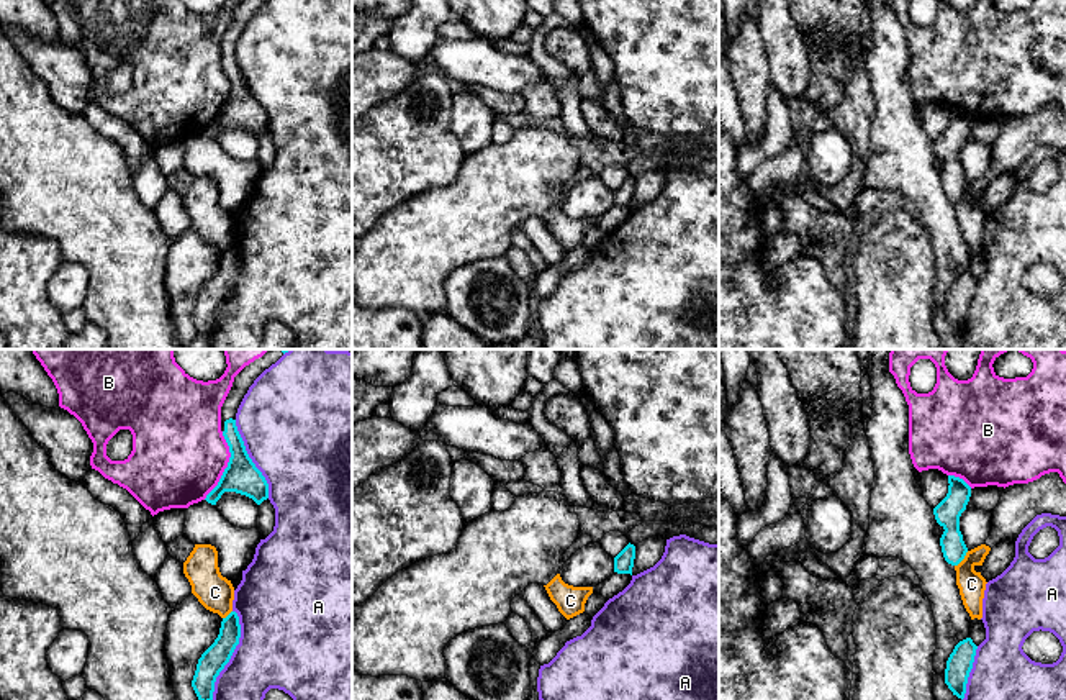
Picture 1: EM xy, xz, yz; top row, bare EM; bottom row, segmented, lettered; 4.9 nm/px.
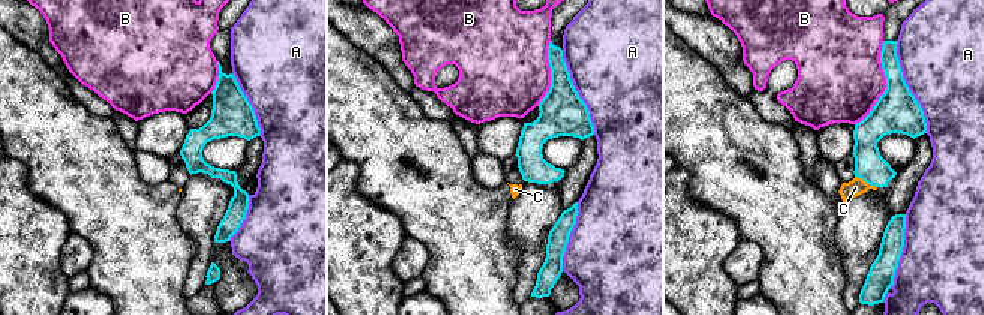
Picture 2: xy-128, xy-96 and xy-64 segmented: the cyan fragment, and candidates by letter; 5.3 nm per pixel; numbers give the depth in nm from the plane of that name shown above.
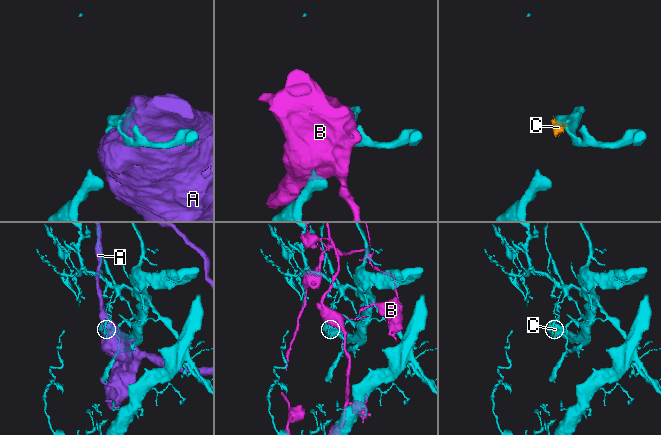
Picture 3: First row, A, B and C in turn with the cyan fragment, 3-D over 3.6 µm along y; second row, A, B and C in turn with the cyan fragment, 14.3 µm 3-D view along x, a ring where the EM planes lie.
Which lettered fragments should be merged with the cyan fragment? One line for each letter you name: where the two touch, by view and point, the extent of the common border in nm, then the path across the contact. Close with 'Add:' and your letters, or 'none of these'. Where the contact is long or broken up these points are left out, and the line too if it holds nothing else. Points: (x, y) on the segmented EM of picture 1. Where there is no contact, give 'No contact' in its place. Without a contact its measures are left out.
Add: none of these

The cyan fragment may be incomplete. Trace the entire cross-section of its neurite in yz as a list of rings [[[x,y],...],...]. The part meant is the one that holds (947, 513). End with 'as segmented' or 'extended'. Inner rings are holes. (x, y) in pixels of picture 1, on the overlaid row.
[[[948,475],[948,484],[948,493],[933,508],[933,515],[937,523],[945,530],[940,538],[943,557],[948,564],[958,566],[968,552],[960,531],[960,516],[969,502],[971,487],[955,475]]]; as segmented

